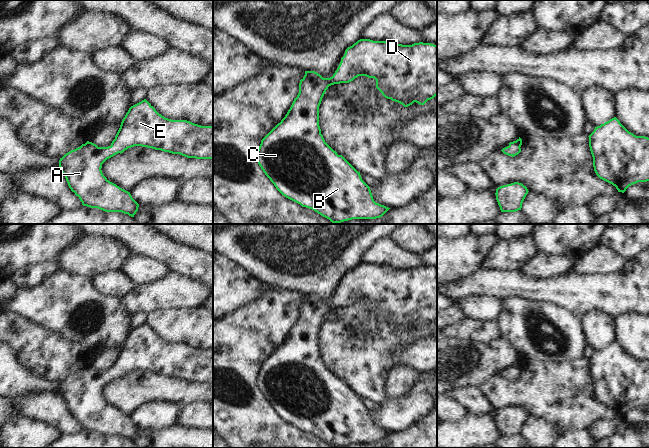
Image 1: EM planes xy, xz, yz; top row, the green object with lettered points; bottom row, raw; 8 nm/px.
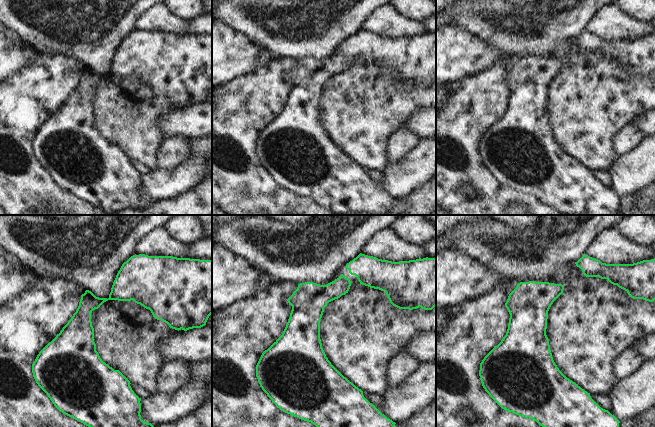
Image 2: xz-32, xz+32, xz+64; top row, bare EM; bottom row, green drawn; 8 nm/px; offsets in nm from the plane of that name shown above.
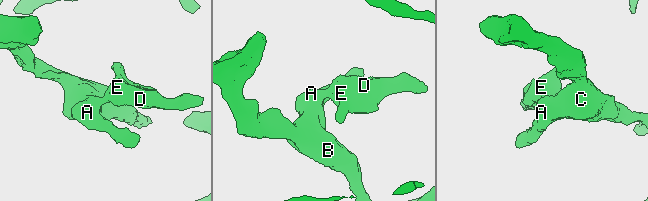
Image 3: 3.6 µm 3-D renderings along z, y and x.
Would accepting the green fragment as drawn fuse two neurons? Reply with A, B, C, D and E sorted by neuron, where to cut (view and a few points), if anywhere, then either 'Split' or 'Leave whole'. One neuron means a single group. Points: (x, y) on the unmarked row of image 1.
Groups: A B C D E. No split. Leave whole

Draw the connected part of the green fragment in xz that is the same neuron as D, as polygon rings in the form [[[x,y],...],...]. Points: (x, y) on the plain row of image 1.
[[[358,264],[345,274],[332,301],[323,302],[315,295],[305,295],[299,307],[299,317],[287,338],[261,364],[257,374],[259,390],[283,420],[314,434],[332,447],[376,443],[390,433],[374,425],[370,411],[362,404],[360,396],[325,366],[319,350],[319,330],[328,311],[349,307],[358,300],[374,302],[376,312],[385,322],[404,331],[414,326],[424,329],[437,319],[437,269]]]

